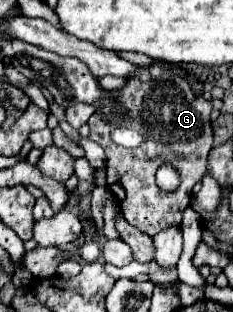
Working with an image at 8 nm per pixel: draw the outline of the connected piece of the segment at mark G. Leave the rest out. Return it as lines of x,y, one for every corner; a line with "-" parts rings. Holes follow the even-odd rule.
161,61
151,67
139,67
137,75
127,79
127,85
119,89
119,103
127,105
129,111
137,115
133,127
139,127
141,135
145,137
141,147
125,149
115,145
109,135
109,125
105,125
97,113
89,119
89,139
105,149
107,185
121,205
123,217
129,225
137,227
149,237
175,225
175,214
187,207
187,199
190,205
193,185
203,179
207,155
213,143
213,129
209,121
211,103
197,97
191,91
191,81
173,75
169,67
169,63
-
133,95
145,95
143,103
135,103
-
165,163
171,163
177,171
181,171
181,185
173,193
161,193
155,183
155,173
159,165

